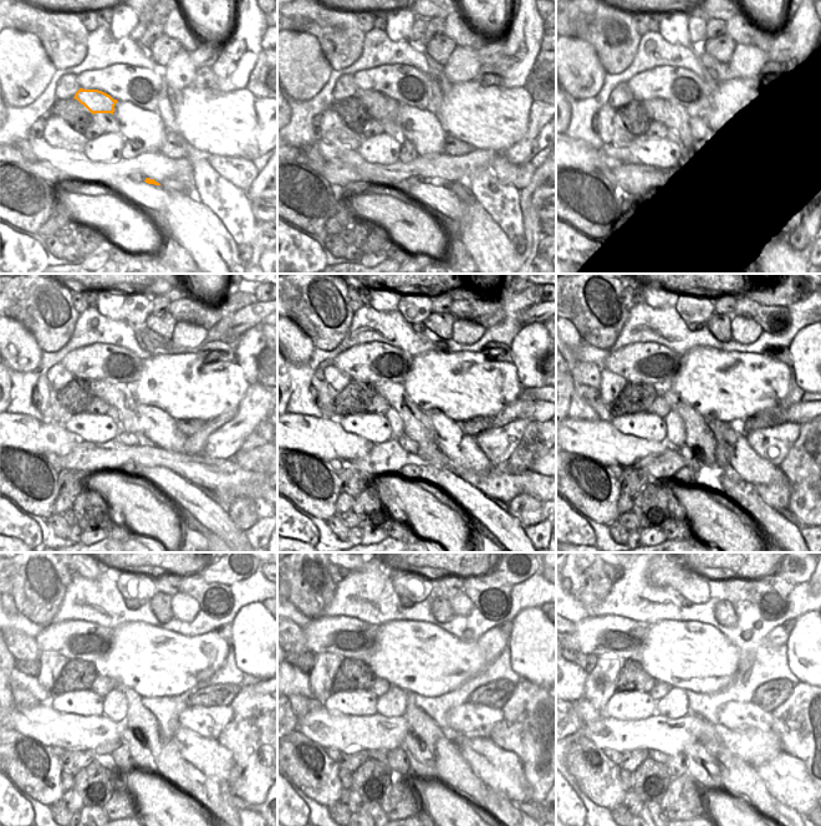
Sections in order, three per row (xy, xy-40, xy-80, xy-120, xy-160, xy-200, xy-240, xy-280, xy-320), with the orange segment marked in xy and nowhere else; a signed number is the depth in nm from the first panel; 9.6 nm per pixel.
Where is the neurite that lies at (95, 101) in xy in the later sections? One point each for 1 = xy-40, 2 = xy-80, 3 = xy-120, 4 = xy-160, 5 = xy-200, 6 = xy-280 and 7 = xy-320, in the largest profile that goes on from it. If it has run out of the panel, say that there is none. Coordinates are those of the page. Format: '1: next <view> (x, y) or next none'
1: next xy-40 (380, 106)
2: next xy-80 (674, 116)
3: next xy-120 (120, 396)
4: next xy-160 (416, 426)
5: next xy-200 (699, 438)
6: next xy-280 (452, 769)
7: next xy-320 (739, 778)

